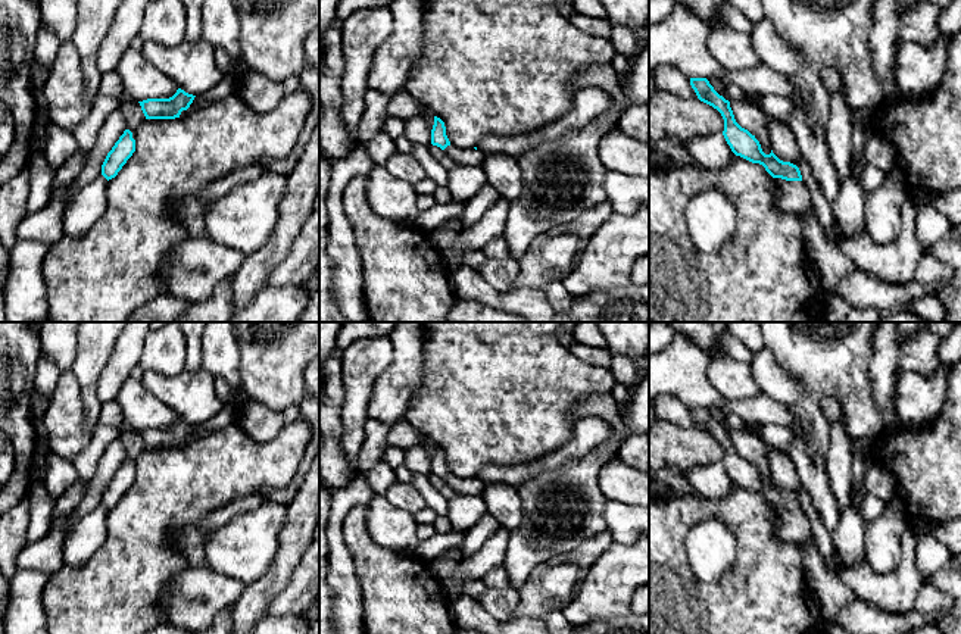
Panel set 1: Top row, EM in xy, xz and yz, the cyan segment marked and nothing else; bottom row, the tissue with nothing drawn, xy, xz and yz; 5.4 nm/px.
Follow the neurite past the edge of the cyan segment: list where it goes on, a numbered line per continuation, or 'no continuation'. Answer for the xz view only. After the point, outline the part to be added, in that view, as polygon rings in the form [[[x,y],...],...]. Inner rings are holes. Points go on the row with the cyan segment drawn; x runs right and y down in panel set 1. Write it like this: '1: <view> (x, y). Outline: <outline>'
1: xz (462, 156). Outline: [[[452,144],[444,149],[444,153],[458,165],[480,166],[484,157],[484,153],[475,149],[458,149]]]

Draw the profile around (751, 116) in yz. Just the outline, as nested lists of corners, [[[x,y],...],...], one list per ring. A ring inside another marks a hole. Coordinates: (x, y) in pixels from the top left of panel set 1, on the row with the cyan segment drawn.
[[[731,100],[730,107],[736,122],[759,141],[765,154],[770,154],[771,140],[767,129],[767,115],[764,110],[758,104],[748,100]]]

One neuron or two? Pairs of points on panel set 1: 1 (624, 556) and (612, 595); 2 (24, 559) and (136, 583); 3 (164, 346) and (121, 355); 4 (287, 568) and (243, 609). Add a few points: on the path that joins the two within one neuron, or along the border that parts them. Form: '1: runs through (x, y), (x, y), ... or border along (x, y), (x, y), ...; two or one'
1: runs through (624, 565), (612, 578), (612, 586); one
2: border along (64, 564), (49, 577); two
3: border along (146, 337), (139, 362); two
4: runs through (277, 577), (253, 600); one

